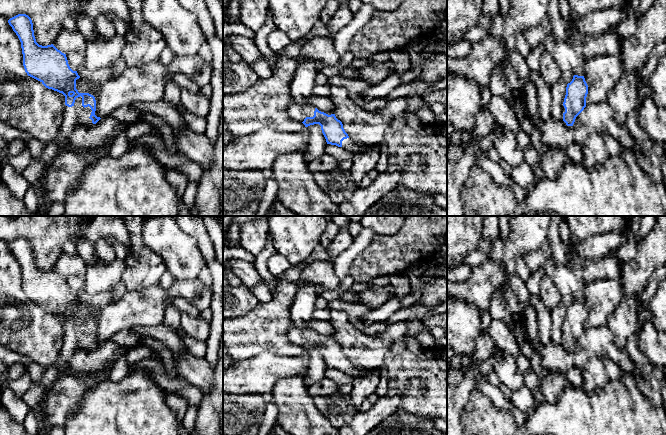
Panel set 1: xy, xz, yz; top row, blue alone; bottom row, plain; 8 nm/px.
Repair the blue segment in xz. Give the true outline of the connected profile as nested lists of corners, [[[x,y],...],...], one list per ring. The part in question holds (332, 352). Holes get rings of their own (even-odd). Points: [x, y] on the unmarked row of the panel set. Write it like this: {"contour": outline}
{"contour": [[[294,325],[288,329],[287,338],[291,343],[302,346],[305,351],[319,348],[327,368],[342,371],[353,378],[365,376],[372,371],[354,367],[335,338],[324,337],[313,329],[298,328]]]}

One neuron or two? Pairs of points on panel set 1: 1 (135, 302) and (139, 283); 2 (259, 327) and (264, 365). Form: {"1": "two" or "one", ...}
{"1": "two", "2": "two"}

